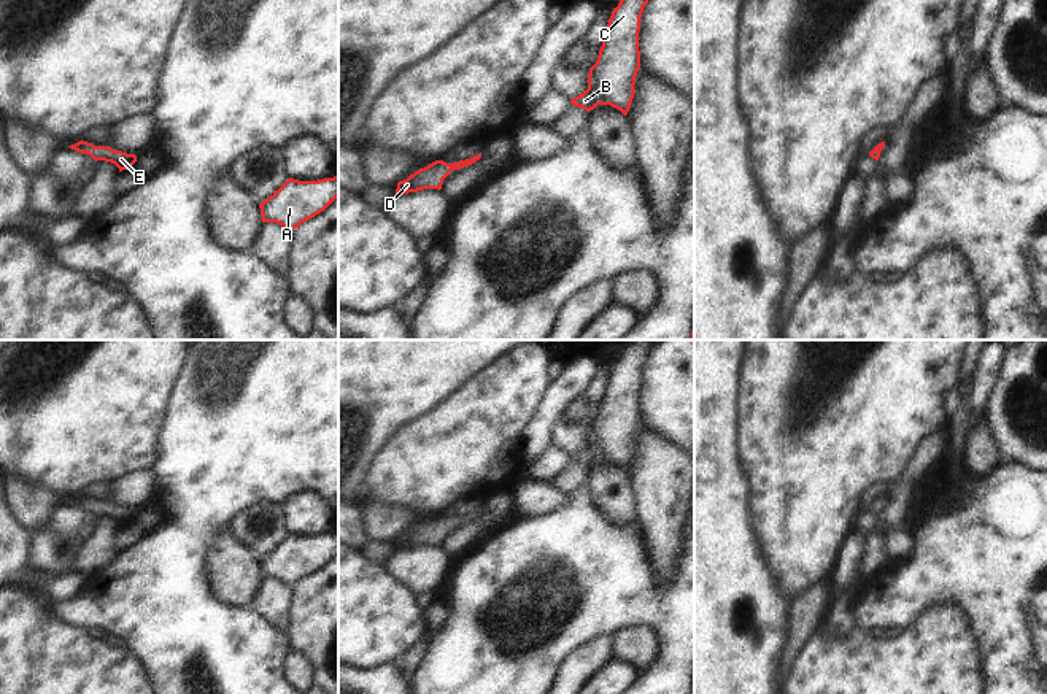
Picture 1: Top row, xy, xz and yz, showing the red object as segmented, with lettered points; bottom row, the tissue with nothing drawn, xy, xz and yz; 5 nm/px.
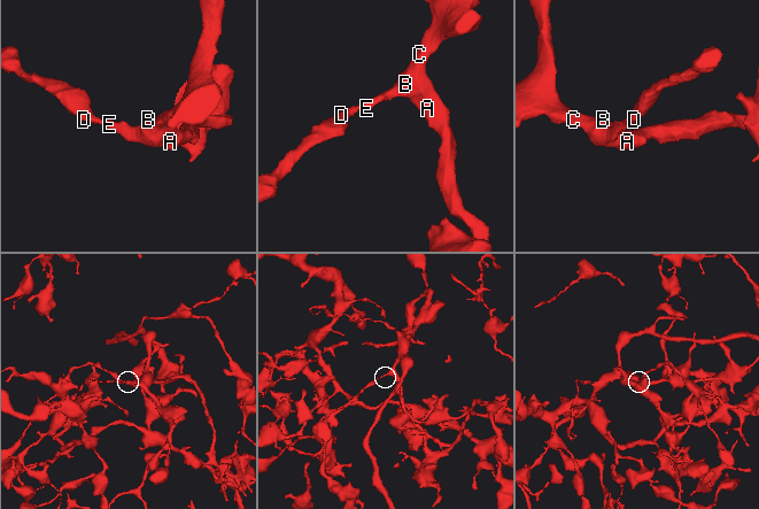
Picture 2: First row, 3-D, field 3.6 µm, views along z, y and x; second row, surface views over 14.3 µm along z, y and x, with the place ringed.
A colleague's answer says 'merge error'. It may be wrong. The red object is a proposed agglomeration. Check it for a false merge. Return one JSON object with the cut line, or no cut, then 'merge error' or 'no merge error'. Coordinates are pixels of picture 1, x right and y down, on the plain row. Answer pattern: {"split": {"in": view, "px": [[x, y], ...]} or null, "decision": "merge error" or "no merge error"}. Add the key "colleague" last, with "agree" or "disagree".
{"split": null, "decision": "no merge error", "colleague": "disagree"}

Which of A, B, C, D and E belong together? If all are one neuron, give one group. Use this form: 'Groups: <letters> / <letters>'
Groups: A B C D E

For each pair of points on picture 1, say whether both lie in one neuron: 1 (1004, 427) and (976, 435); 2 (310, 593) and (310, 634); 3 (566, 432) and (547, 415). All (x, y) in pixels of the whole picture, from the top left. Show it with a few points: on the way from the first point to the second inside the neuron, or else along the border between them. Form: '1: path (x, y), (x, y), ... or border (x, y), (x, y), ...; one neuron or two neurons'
1: border (984, 408), (990, 437), (1001, 458); two neurons
2: path (310, 602), (310, 624); one neuron
3: border (580, 396), (564, 408), (552, 426), (548, 443); two neurons

